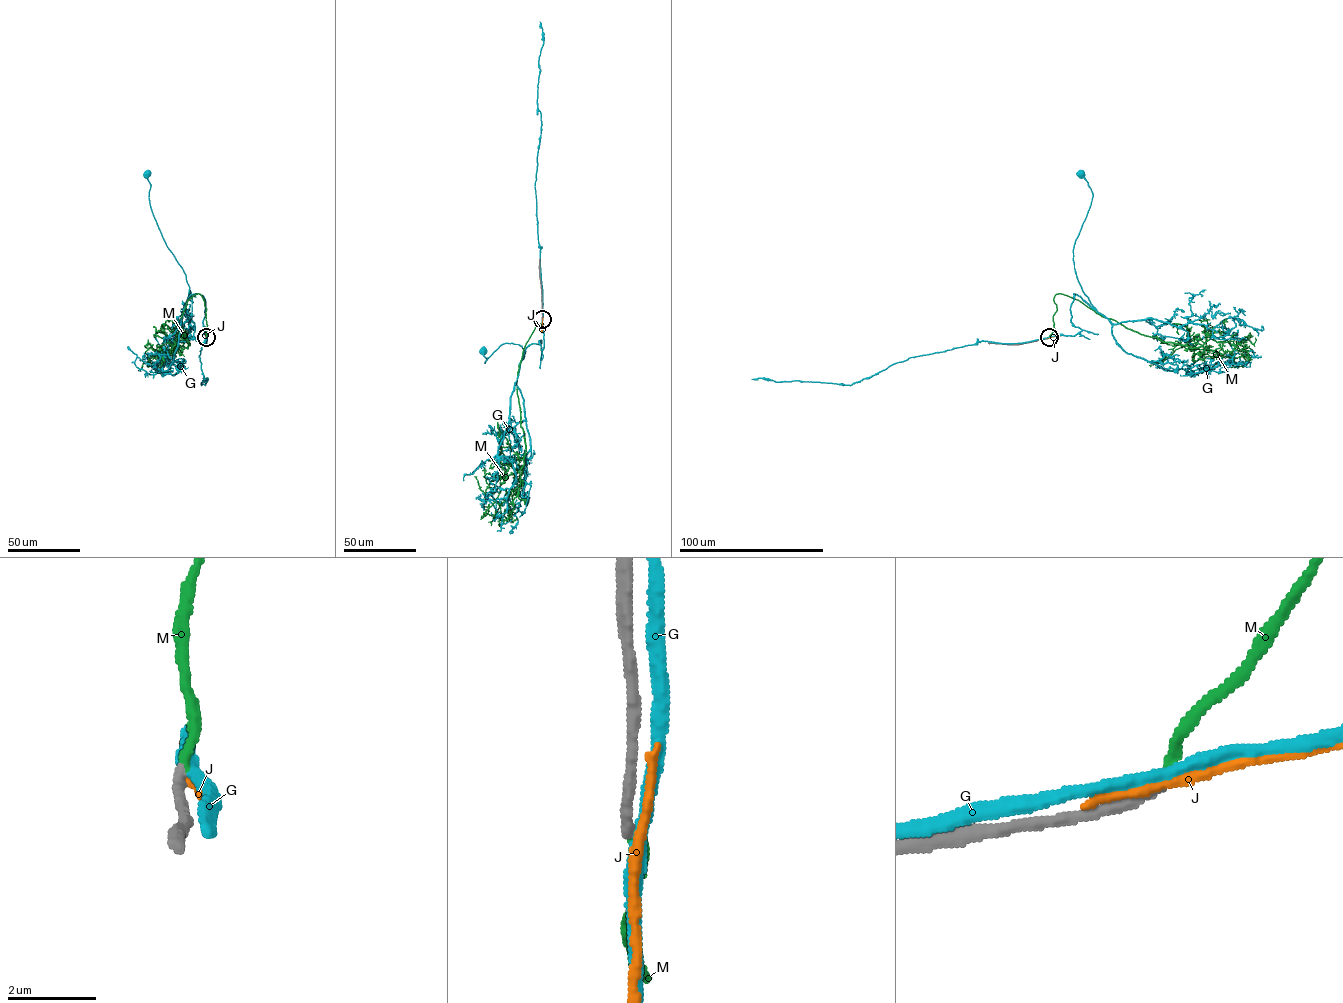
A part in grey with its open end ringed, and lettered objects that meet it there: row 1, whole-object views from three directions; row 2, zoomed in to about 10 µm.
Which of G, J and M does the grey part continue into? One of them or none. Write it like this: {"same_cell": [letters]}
{"same_cell": ["M"]}

